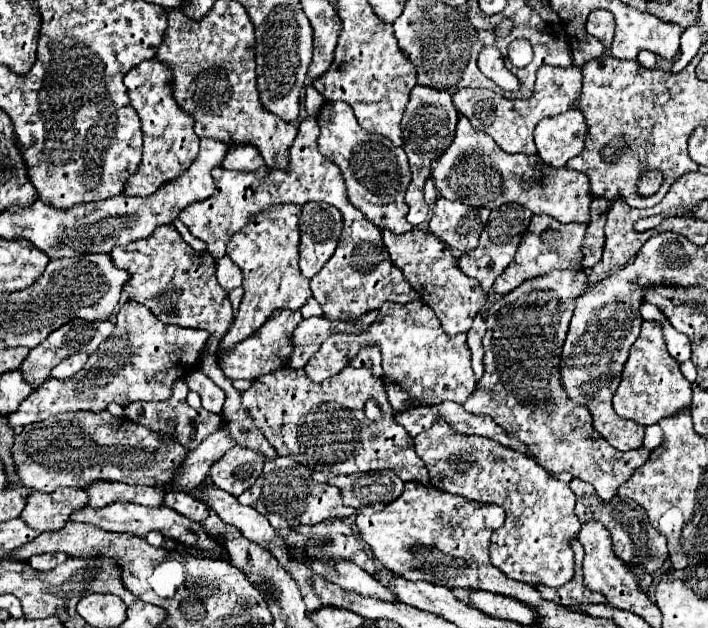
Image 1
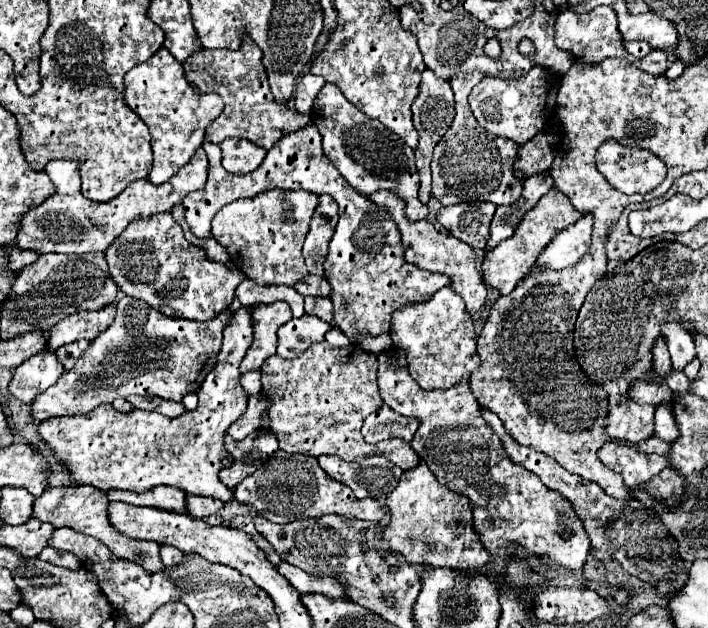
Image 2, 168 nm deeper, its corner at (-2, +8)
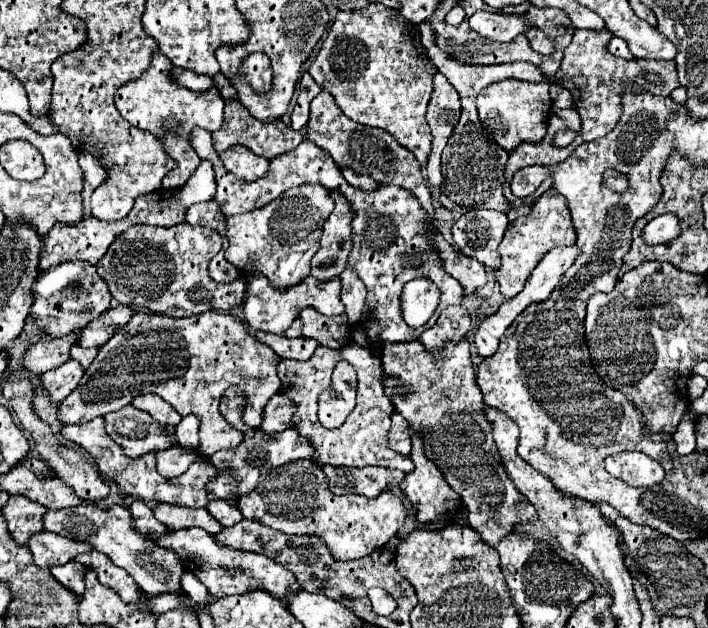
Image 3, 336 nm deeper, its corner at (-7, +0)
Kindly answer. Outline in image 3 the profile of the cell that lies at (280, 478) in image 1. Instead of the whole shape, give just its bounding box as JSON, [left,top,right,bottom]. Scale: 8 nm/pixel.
[239,460,409,560]

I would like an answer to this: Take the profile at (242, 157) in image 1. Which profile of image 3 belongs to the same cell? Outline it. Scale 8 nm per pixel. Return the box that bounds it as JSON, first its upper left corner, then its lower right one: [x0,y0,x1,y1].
[221,146,269,182]

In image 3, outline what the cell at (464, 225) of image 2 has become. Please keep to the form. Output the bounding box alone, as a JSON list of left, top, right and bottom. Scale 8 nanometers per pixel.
[451,210,507,268]

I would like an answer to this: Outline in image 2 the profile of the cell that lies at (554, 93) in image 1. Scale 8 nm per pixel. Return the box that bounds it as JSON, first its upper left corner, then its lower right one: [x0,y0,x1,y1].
[468,68,558,144]

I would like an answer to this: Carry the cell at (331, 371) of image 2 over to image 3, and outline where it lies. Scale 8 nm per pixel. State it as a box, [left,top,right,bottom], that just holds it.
[277,344,413,474]

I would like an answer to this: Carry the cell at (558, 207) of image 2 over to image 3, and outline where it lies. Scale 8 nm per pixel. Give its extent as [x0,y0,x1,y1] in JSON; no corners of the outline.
[493,188,577,298]

